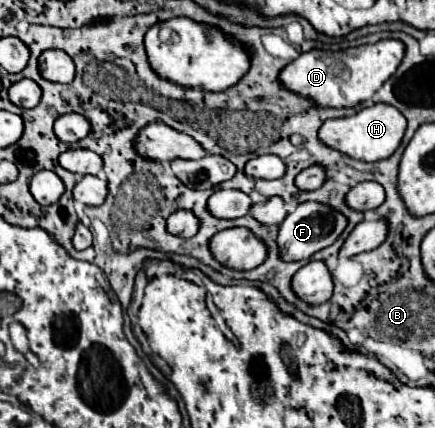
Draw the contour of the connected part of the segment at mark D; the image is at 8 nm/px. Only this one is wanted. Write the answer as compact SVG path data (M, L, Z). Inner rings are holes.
M384 39L384 41L378 41L376 45L344 49L344 51L320 51L320 49L314 49L314 51L302 53L294 61L290 61L280 71L278 81L282 83L284 89L310 99L314 103L314 107L336 107L336 109L354 107L354 105L370 99L382 87L382 83L388 81L394 75L394 71L400 65L402 57L404 57L404 45L400 41L396 41L396 39Z

